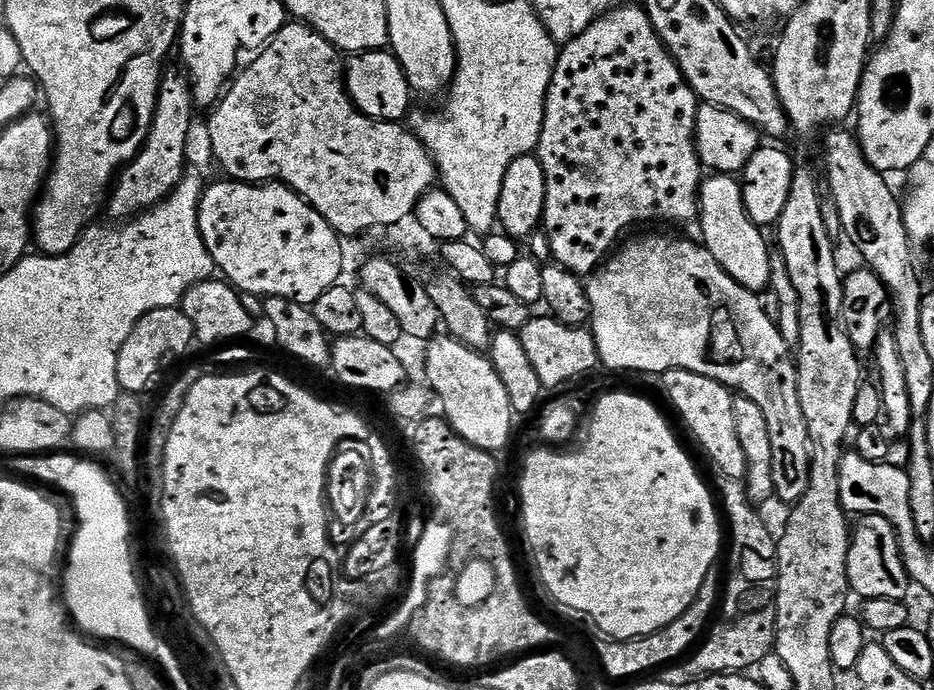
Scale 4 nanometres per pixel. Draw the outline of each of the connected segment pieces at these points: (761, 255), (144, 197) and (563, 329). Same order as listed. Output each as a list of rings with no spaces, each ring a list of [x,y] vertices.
[[[712,174],[701,183],[700,186],[700,215],[698,217],[698,225],[700,224],[700,232],[702,243],[713,258],[718,262],[718,266],[722,266],[722,270],[726,270],[726,274],[730,274],[730,278],[734,278],[743,288],[751,292],[760,294],[771,285],[772,271],[770,270],[770,262],[772,261],[773,249],[768,248],[768,244],[764,241],[761,225],[752,221],[750,214],[746,214],[746,202],[744,201],[743,183],[735,175],[732,174]]]
[[[168,74],[161,79],[160,97],[156,100],[156,117],[152,119],[148,141],[114,181],[114,187],[106,200],[106,212],[108,208],[113,221],[127,221],[154,205],[161,204],[186,175],[184,159],[188,156],[188,135],[192,132],[194,101],[187,75],[179,75]]]
[[[551,314],[533,315],[518,333],[534,370],[538,373],[541,389],[560,388],[567,380],[576,380],[592,372],[600,364],[596,339],[587,327],[564,324]]]

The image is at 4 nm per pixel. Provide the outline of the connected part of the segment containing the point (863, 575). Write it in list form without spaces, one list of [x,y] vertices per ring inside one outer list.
[[[862,516],[855,521],[850,532],[848,546],[848,587],[860,595],[861,601],[874,598],[904,600],[907,597],[908,566],[900,553],[900,543],[894,534],[894,526],[881,516]]]

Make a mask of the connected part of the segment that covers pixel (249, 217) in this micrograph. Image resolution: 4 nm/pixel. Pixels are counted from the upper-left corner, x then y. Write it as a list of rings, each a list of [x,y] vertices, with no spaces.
[[[220,178],[217,184],[209,183],[204,189],[203,198],[200,200],[200,233],[206,242],[206,250],[210,250],[217,269],[221,273],[224,271],[222,273],[223,279],[240,292],[249,292],[263,298],[277,296],[278,298],[290,299],[302,305],[311,306],[316,303],[318,298],[322,298],[322,294],[326,294],[326,290],[330,290],[341,279],[340,271],[344,268],[344,248],[340,245],[342,243],[341,237],[329,226],[326,218],[322,218],[322,214],[315,212],[297,192],[279,182],[246,184],[231,178]]]

